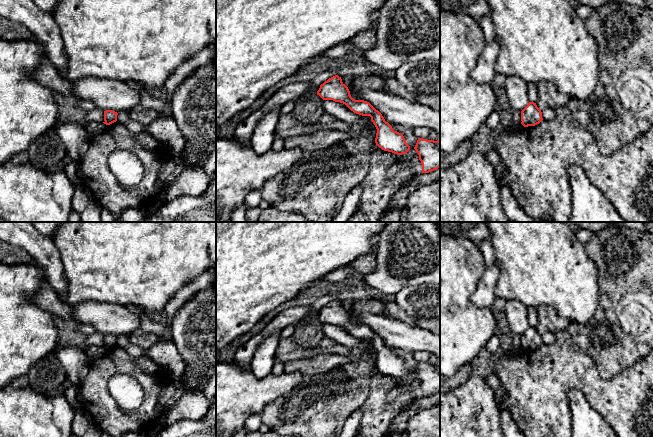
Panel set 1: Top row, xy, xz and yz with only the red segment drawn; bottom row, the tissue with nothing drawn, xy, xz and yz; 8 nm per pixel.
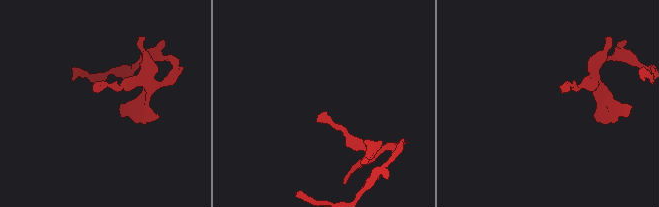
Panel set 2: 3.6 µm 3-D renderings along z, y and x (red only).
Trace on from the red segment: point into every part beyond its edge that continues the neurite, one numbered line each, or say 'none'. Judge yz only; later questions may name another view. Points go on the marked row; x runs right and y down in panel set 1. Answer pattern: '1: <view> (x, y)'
1: yz (532, 87)

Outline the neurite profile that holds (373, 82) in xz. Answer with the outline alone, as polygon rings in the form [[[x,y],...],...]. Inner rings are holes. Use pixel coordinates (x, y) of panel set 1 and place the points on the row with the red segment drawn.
[[[379,75],[356,76],[348,89],[351,97],[355,100],[360,100],[358,91],[362,89],[387,91],[384,78]]]

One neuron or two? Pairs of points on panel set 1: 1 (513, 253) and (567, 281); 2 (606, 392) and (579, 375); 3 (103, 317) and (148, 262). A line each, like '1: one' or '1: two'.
1: one
2: one
3: two

